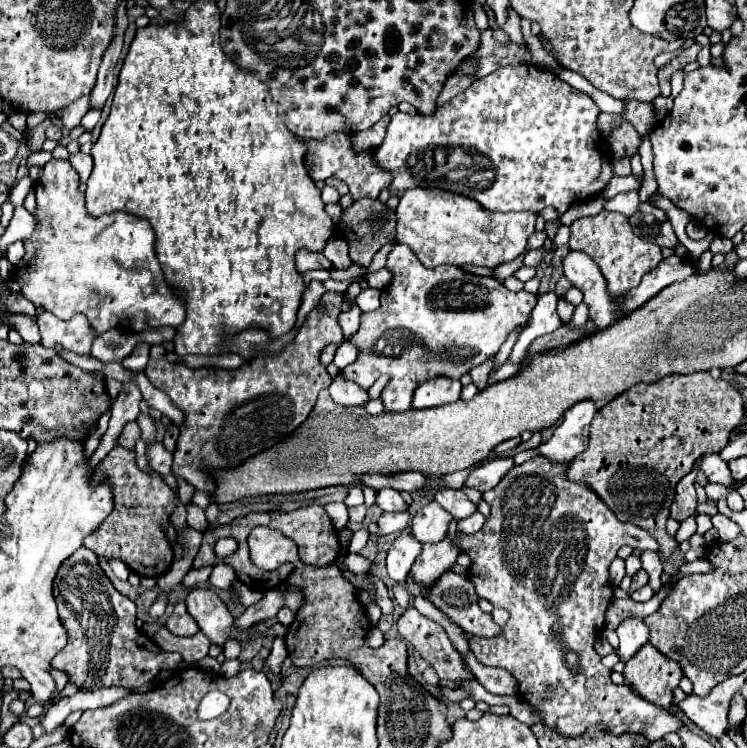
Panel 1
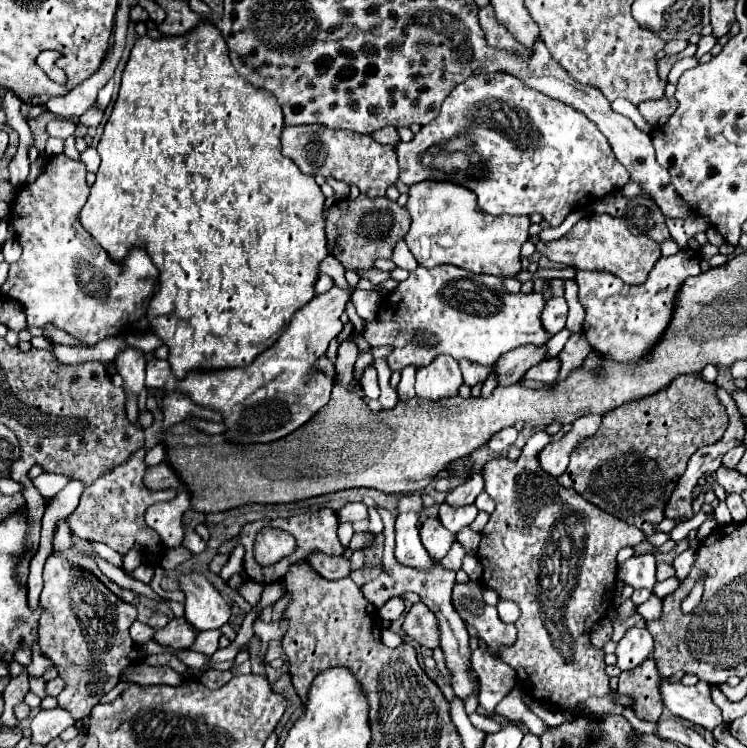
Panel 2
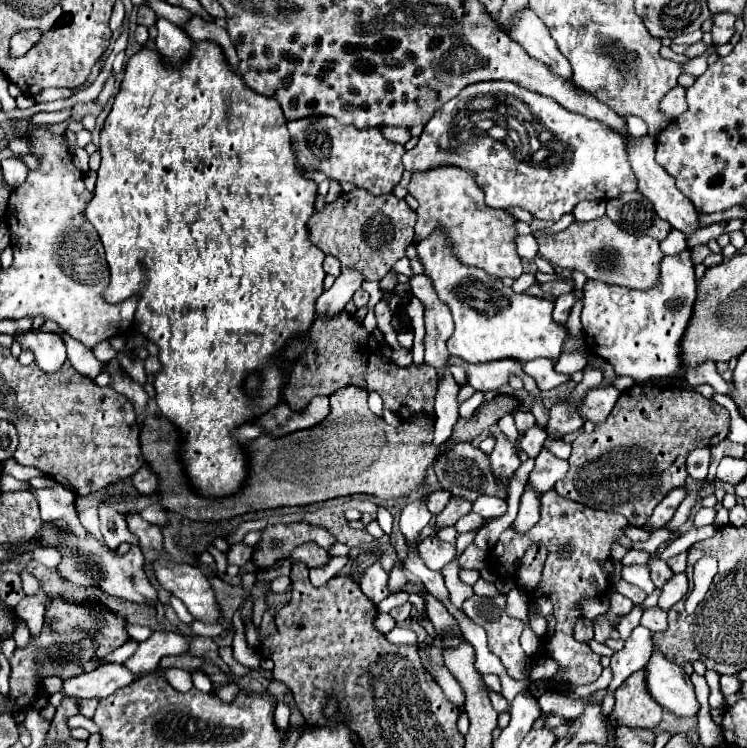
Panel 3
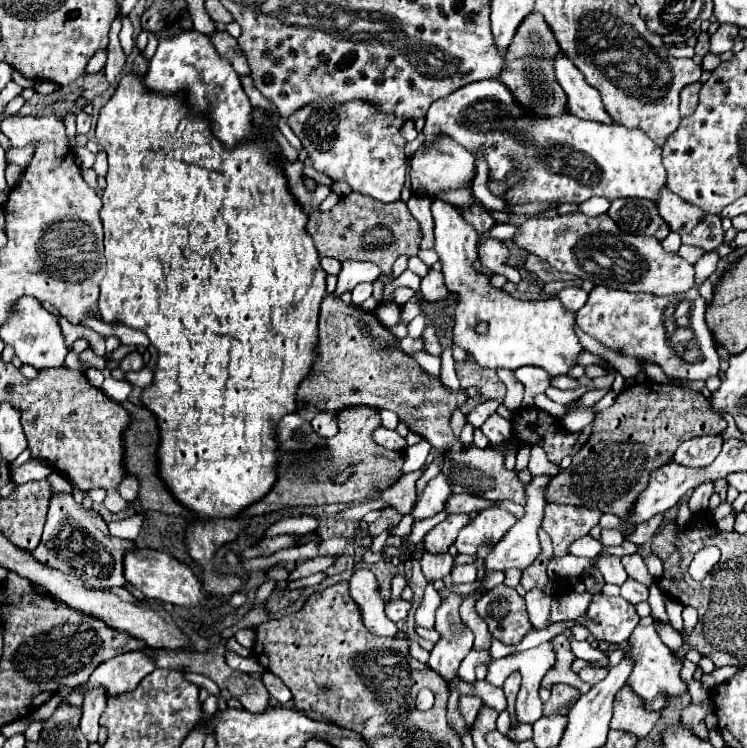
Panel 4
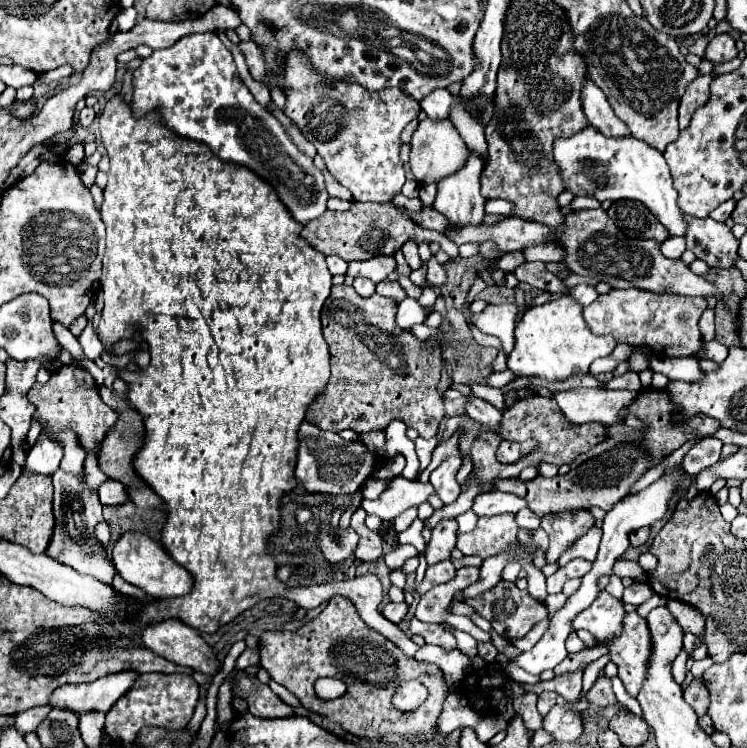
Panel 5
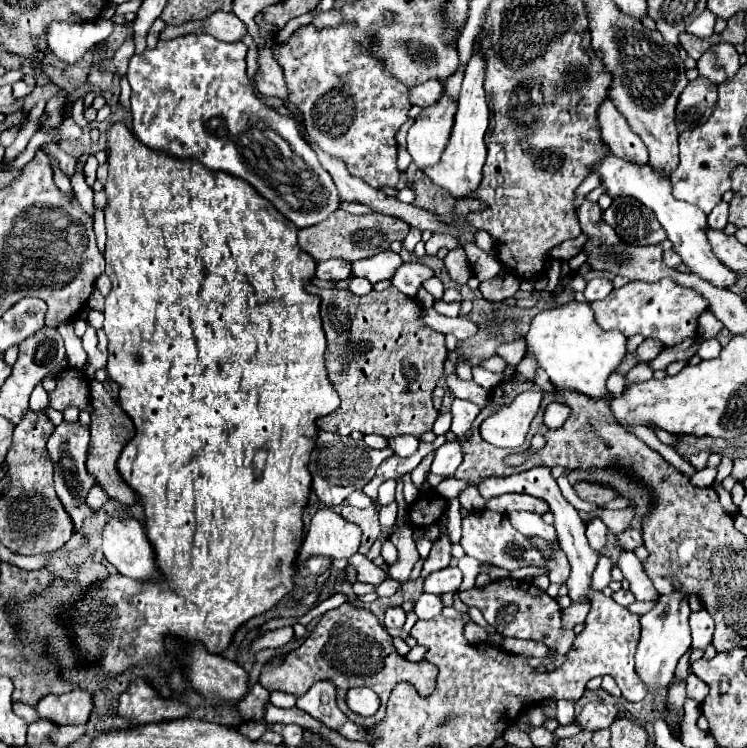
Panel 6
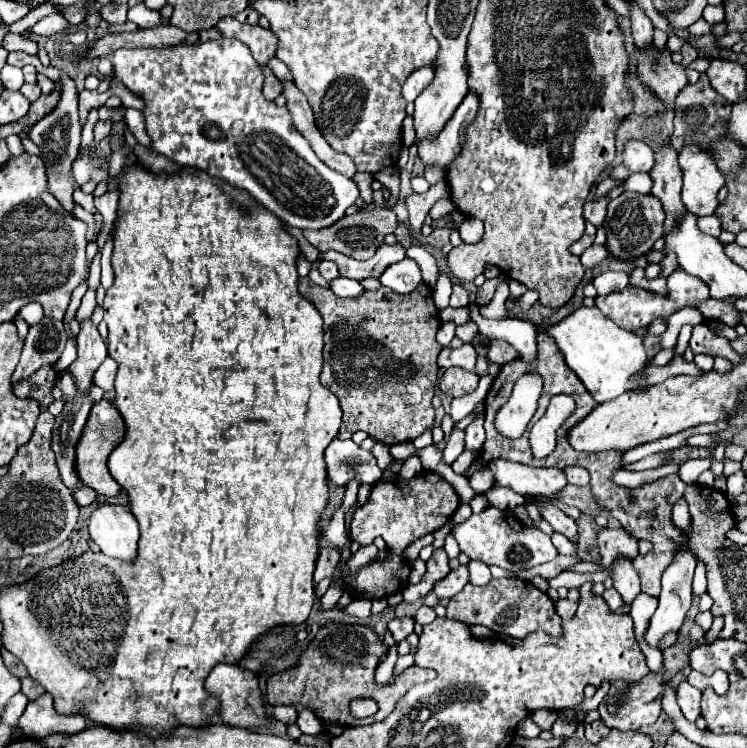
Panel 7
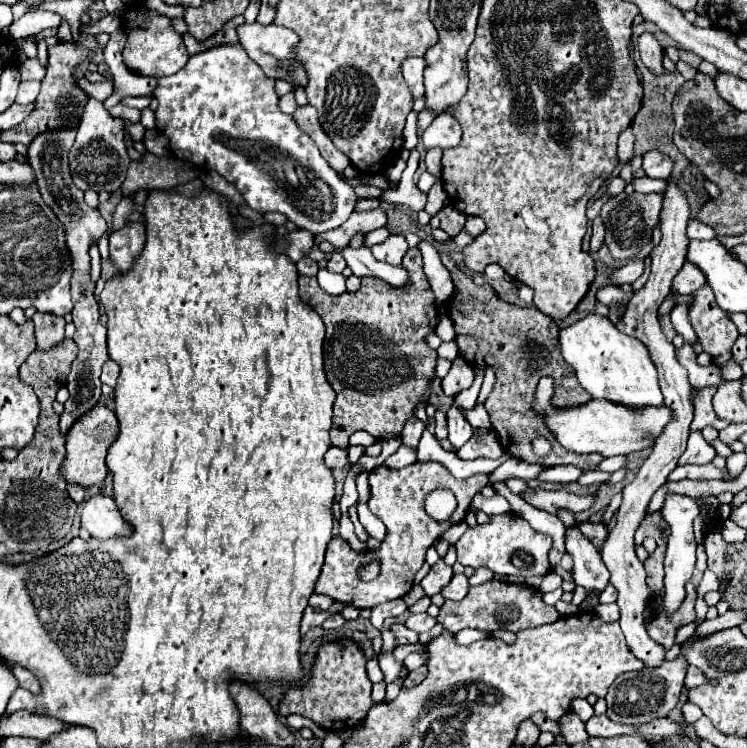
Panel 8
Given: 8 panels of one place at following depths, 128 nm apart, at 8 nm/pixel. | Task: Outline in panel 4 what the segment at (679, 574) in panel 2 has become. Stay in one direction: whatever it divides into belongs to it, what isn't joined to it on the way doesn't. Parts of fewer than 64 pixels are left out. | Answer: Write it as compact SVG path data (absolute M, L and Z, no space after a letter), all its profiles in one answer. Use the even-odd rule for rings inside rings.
M666 596L666 608L668 608L668 616L672 620L672 628L682 632L682 608L684 606L678 600L672 600L670 596Z

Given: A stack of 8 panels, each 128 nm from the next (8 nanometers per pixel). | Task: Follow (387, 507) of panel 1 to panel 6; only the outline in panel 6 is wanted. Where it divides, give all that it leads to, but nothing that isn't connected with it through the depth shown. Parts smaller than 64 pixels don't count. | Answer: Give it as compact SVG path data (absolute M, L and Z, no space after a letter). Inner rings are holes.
M504 494L504 496L492 498L486 502L486 508L504 512L504 514L510 514L514 510L528 510L528 512L536 512L544 516L546 512L550 512L550 506L544 500L528 496L528 494Z

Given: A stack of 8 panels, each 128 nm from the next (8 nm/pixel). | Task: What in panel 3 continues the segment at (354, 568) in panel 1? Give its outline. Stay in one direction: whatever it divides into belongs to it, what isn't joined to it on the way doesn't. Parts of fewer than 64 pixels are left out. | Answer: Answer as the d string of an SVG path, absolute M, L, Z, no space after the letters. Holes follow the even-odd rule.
M314 542L302 544L290 554L290 562L304 562L308 568L318 568L318 566L326 564L328 560L330 560L330 556L326 554L326 550Z

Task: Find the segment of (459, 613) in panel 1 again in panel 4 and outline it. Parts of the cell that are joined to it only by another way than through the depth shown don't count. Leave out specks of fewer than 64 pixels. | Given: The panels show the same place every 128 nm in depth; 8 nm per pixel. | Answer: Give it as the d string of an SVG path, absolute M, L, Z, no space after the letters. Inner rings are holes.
M504 584L484 592L476 600L476 612L486 620L490 632L504 644L518 644L530 632L524 598ZM514 672L510 678L506 678L504 682L504 692L506 692L506 698L508 698L508 712L510 712L510 720L512 720L512 728L516 728L518 720L516 720L516 714L514 714L514 708L516 708L516 696L518 696L518 690L520 690L520 674Z

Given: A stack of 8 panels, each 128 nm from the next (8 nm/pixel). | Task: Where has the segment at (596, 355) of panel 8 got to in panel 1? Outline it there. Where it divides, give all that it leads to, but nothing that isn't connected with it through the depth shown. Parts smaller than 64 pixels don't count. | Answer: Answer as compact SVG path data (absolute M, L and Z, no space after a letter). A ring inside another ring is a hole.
M395 244L386 266L394 272L394 280L382 290L380 308L362 314L360 330L350 338L360 348L360 356L342 370L346 380L362 388L370 388L380 374L390 374L392 380L382 392L385 412L410 409L414 388L420 382L434 376L460 378L474 366L496 356L508 334L530 322L530 314L538 302L536 294L526 290L514 294L500 280L474 276L458 266L444 264L428 270L403 244ZM392 330L412 334L412 342L398 356L376 352L378 340Z

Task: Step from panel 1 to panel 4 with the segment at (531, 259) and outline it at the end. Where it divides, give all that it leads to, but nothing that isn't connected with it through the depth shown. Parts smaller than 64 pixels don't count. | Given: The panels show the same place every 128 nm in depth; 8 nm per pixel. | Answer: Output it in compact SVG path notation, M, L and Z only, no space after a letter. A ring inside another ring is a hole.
M500 80L472 82L432 102L426 114L424 136L432 142L436 134L450 134L474 156L486 156L490 180L504 180L518 164L526 182L520 182L504 196L510 204L580 204L592 196L604 196L608 200L646 198L658 202L660 190L666 186L666 170L660 158L662 148L648 140L644 132L624 128L622 124L580 120L572 114L558 118L526 116ZM480 88L488 88L488 92L480 94Z

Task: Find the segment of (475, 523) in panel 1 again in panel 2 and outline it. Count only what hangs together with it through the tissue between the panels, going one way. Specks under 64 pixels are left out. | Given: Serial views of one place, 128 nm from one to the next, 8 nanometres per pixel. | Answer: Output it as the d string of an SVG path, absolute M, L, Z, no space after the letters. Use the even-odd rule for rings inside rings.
M462 528L462 530L458 532L458 542L464 546L466 554L476 556L478 544L480 544L480 534L478 534L478 532L472 532L470 528Z

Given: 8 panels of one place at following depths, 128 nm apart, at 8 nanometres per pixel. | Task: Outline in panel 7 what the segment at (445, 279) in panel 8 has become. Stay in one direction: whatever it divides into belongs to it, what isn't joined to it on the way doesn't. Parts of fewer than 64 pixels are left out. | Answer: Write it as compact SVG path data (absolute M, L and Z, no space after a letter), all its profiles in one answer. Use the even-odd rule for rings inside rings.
M438 274L438 280L436 280L436 286L432 290L432 298L436 302L436 306L442 310L448 306L448 300L450 300L450 294L452 294L452 280L450 282L440 282L440 276L448 276L448 274Z

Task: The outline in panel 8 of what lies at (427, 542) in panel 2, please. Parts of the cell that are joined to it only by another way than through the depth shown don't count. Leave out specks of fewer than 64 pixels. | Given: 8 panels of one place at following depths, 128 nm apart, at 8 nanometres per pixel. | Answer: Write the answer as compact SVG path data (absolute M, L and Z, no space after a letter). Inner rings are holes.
M454 574L454 578L450 580L450 584L442 590L442 596L446 600L462 600L468 594L468 578L464 574Z

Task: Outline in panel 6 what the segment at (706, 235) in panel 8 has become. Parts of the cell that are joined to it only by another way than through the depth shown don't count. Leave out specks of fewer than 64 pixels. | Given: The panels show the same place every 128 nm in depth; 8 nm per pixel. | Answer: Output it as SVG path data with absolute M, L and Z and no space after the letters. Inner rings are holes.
M720 202L710 214L708 214L708 226L714 230L724 230L728 224L728 204Z

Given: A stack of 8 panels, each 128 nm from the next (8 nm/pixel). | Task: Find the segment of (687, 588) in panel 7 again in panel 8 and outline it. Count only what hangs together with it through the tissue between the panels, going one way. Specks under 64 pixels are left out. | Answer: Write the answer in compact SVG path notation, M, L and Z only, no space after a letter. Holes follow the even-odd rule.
M668 492L666 498L664 498L664 504L660 508L660 514L668 522L668 526L670 526L670 538L668 538L666 560L664 560L664 570L666 570L666 576L664 576L664 590L666 590L664 608L670 614L684 600L684 594L686 594L684 586L692 578L692 570L694 570L694 562L696 562L696 540L694 540L692 520L700 514L700 508L698 508L696 500L692 500L688 496L682 496L682 494Z

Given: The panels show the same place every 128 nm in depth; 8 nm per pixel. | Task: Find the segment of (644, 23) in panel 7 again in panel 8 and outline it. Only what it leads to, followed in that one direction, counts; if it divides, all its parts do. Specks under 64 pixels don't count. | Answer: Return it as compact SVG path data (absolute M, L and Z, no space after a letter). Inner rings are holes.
M644 32L640 38L638 38L638 52L640 52L640 58L644 62L644 66L654 74L654 76L662 76L666 70L662 66L662 58L664 58L664 52L660 48L660 44L656 42L656 38L648 32Z

